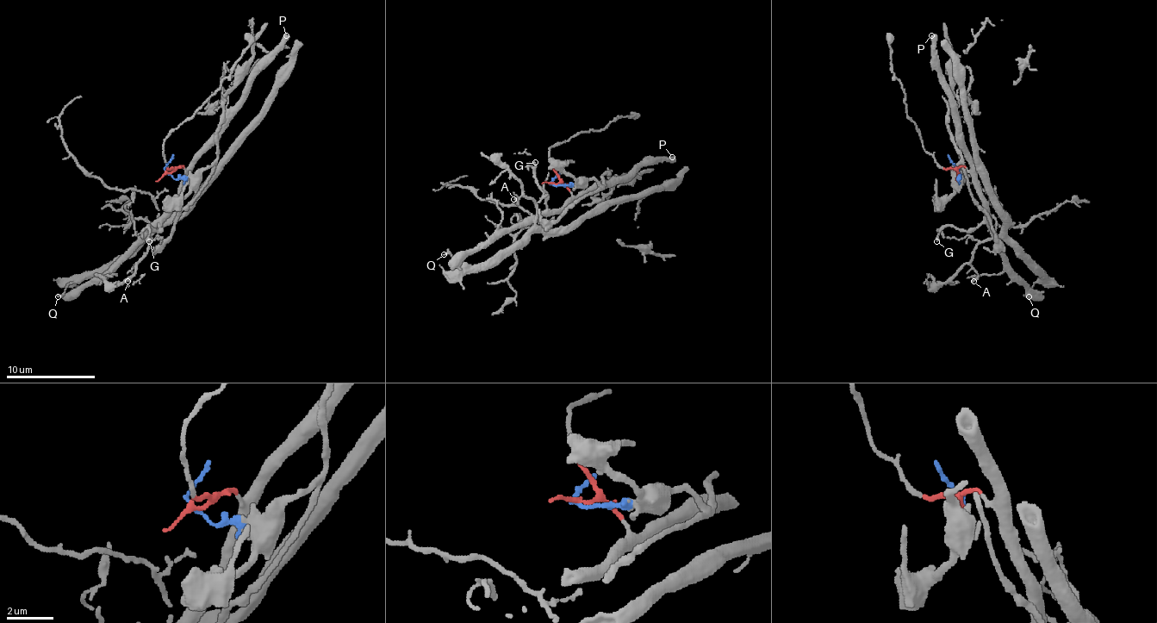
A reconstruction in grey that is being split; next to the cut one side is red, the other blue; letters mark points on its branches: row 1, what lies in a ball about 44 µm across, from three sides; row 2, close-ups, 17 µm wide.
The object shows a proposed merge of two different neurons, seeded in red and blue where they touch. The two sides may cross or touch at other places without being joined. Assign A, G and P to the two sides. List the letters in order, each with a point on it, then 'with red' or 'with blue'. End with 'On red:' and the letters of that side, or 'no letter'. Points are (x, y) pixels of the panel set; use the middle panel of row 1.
A: (513, 199) | with blue
G: (535, 162) | with red
P: (672, 157) | with red
On red: G, P

